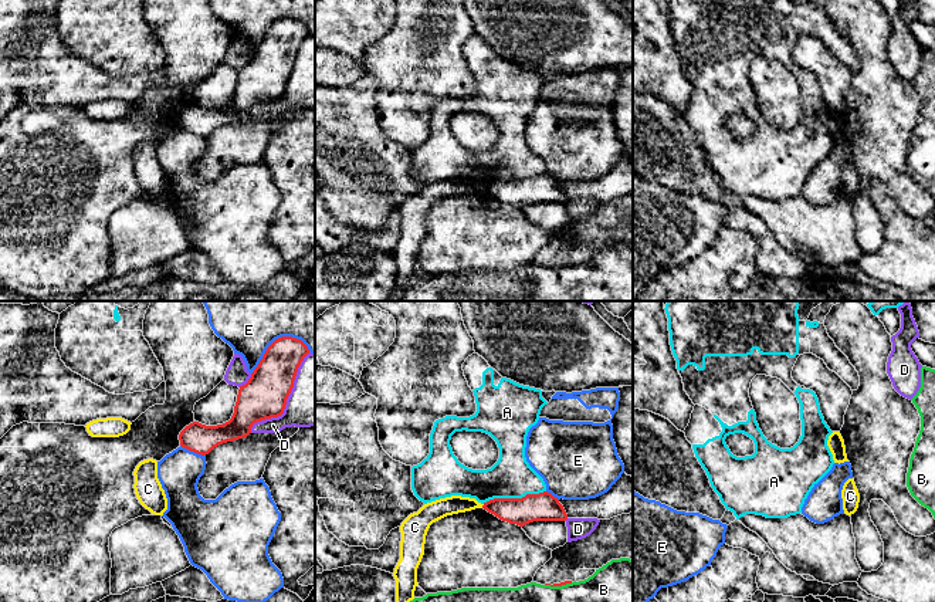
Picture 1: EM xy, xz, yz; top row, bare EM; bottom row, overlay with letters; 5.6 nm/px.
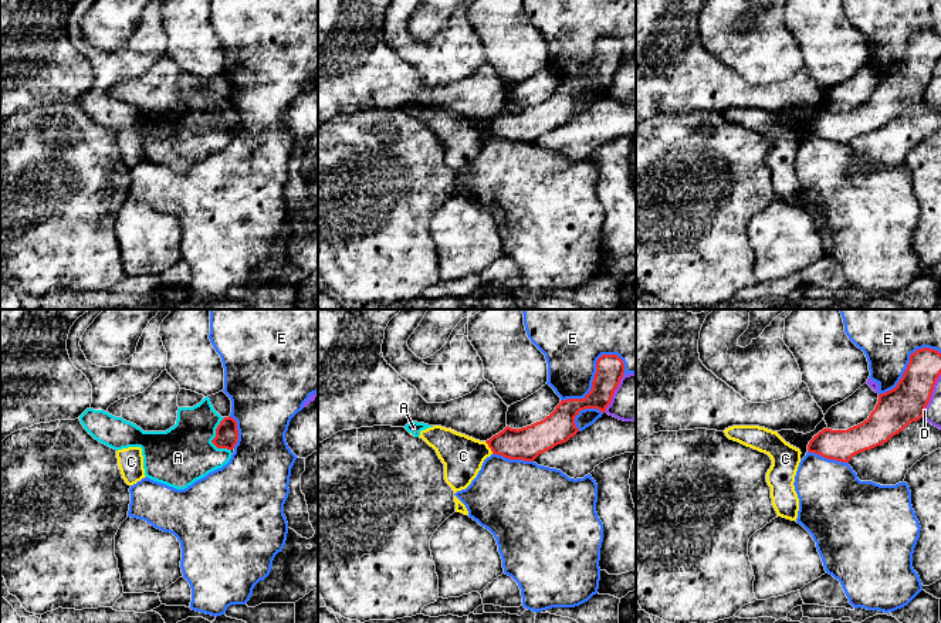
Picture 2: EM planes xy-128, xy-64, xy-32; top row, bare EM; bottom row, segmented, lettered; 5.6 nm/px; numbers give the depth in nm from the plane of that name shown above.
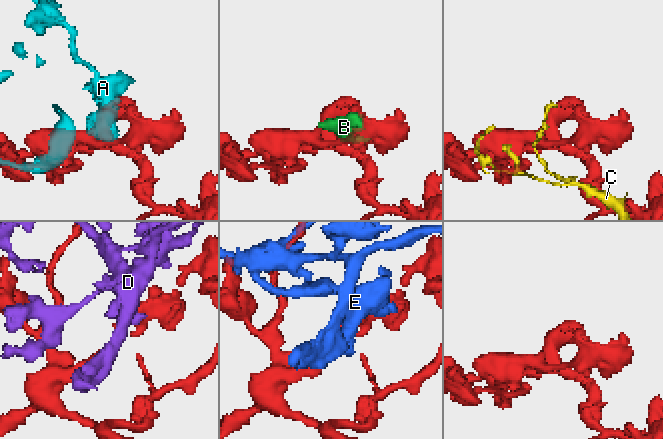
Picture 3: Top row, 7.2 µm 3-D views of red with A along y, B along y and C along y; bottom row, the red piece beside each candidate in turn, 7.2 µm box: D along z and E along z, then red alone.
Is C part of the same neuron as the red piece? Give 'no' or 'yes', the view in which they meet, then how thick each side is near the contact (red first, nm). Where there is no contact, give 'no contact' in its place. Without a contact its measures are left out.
no | xz | 160/110 nm

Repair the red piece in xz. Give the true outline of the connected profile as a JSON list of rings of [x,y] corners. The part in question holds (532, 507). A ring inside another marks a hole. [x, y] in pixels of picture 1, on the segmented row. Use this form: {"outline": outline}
{"outline": [[[551,493],[526,494],[522,498],[494,498],[482,505],[484,510],[502,521],[524,527],[533,521],[566,521],[563,505]]]}

